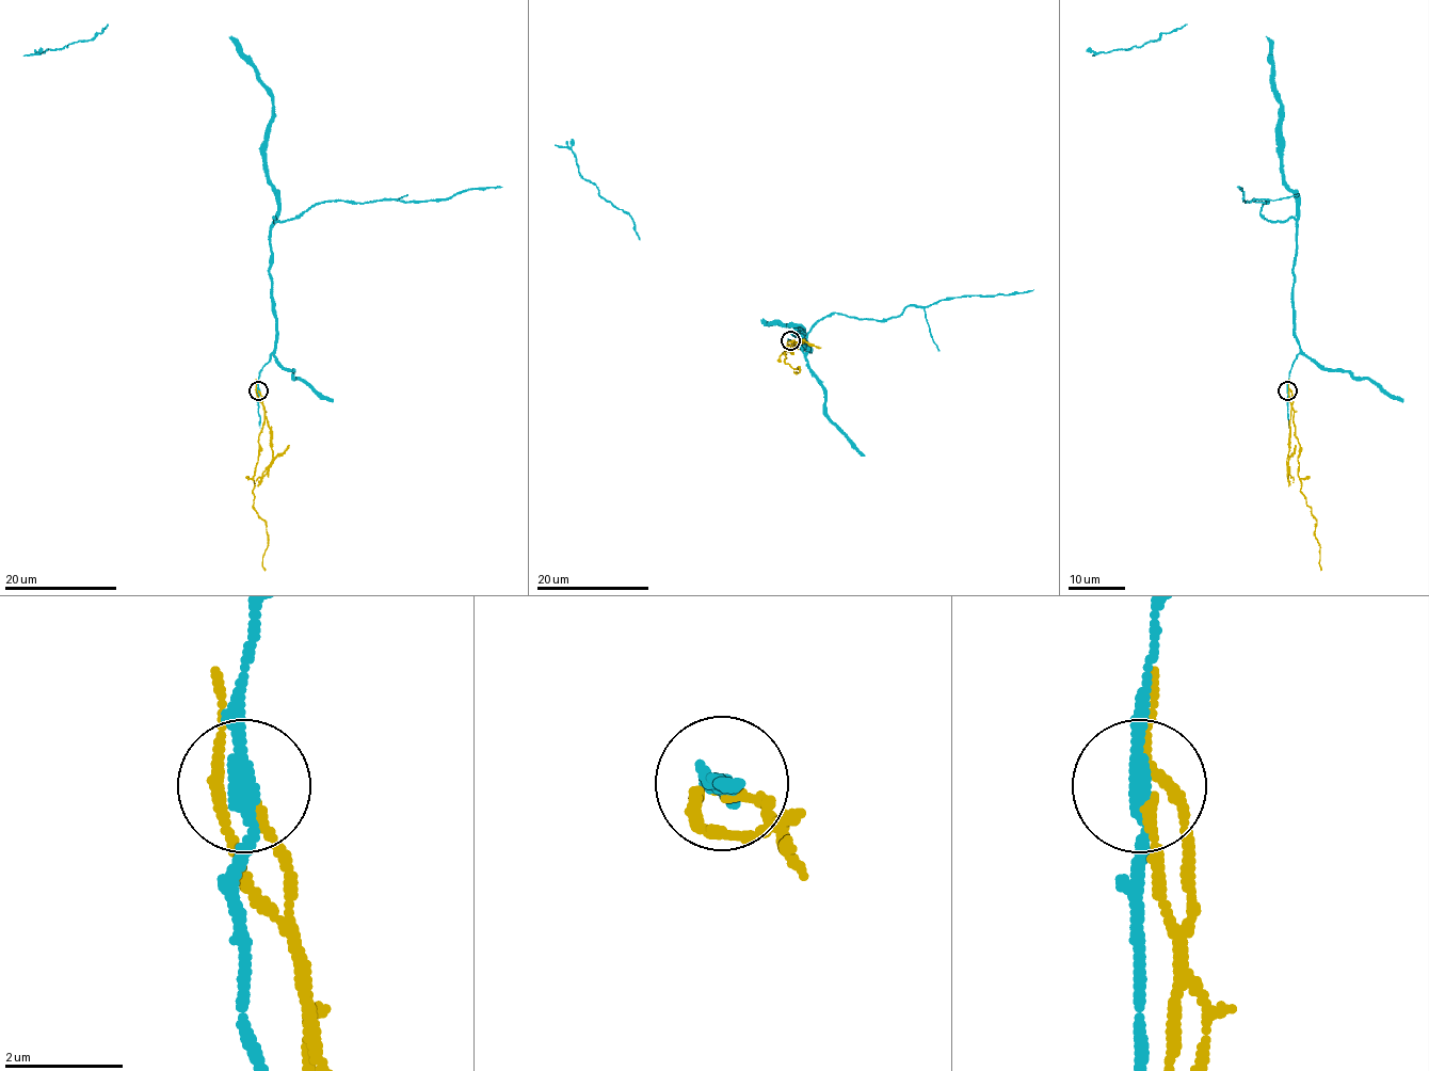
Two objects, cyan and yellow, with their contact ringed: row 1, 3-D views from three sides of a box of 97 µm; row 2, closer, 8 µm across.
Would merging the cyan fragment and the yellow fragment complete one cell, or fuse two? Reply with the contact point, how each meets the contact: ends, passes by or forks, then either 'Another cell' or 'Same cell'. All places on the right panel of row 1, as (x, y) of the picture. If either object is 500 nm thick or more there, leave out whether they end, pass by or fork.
Place: (1287, 390). At the ring cyan passes by. At the ring yellow ends. Another cell

